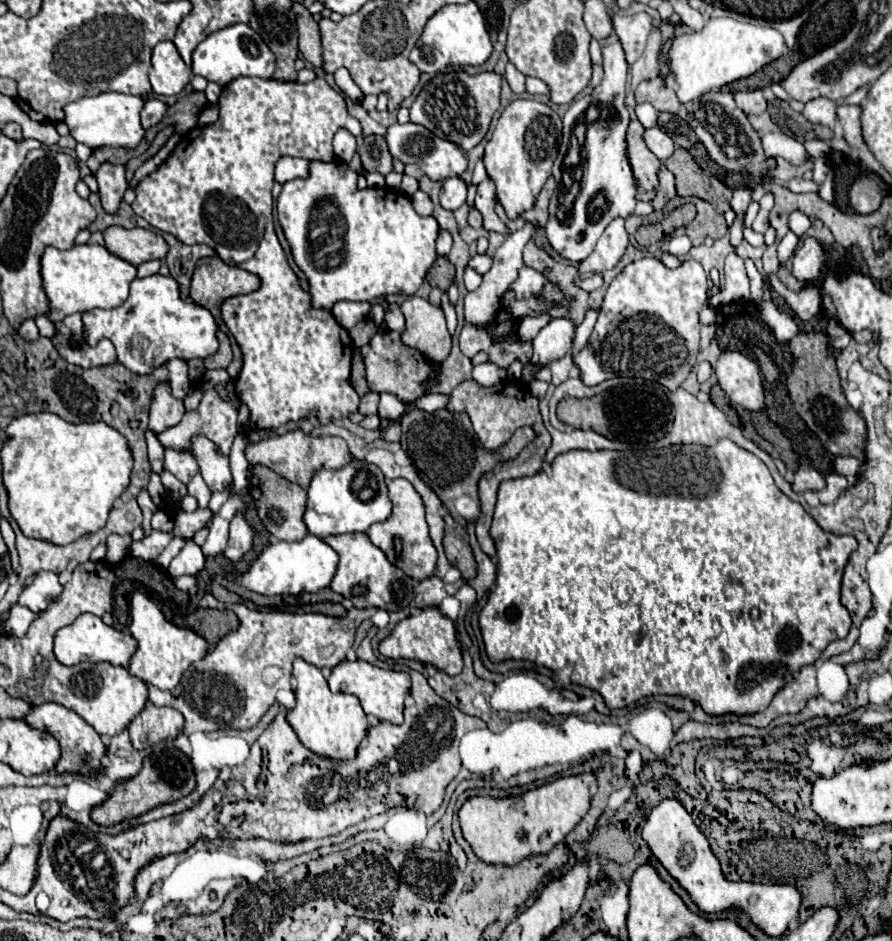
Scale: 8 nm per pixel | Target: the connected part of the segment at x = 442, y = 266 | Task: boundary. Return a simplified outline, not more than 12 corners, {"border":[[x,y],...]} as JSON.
{"border":[[438,256],[428,270],[430,286],[448,290],[454,280],[454,264]]}

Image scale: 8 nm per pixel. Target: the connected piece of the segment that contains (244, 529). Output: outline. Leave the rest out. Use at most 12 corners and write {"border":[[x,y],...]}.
{"border":[[238,512],[230,522],[226,558],[240,560],[252,548],[254,530]]}

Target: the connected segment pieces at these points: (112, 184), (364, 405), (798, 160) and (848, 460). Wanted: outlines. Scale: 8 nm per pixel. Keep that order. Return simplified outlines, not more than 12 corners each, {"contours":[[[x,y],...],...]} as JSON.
{"contours":[[[104,162],[96,172],[106,212],[128,188],[126,166]],[[368,392],[362,396],[360,414],[376,414],[378,394]],[[782,132],[766,134],[766,158],[782,156],[792,164],[808,160],[804,146]],[[836,456],[834,472],[858,476],[862,462],[854,456]]]}

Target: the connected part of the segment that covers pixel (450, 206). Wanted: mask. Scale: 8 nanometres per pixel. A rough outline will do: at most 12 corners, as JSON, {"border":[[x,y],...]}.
{"border":[[452,176],[444,180],[440,204],[456,210],[466,202],[466,184]]}

